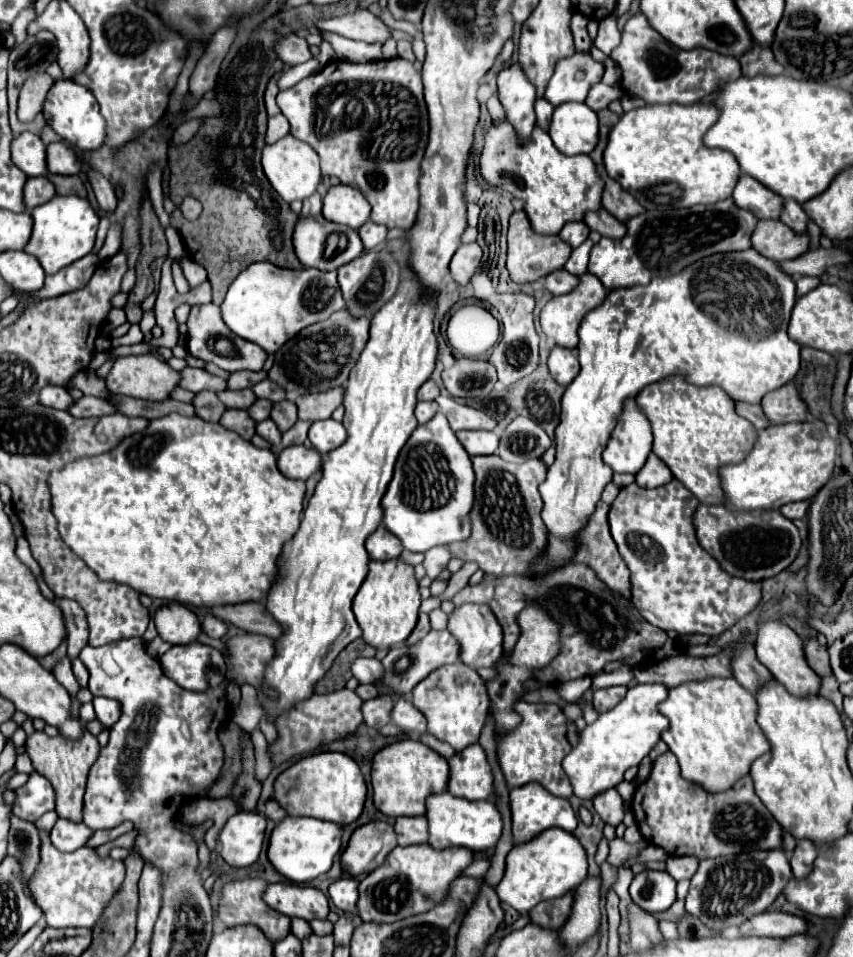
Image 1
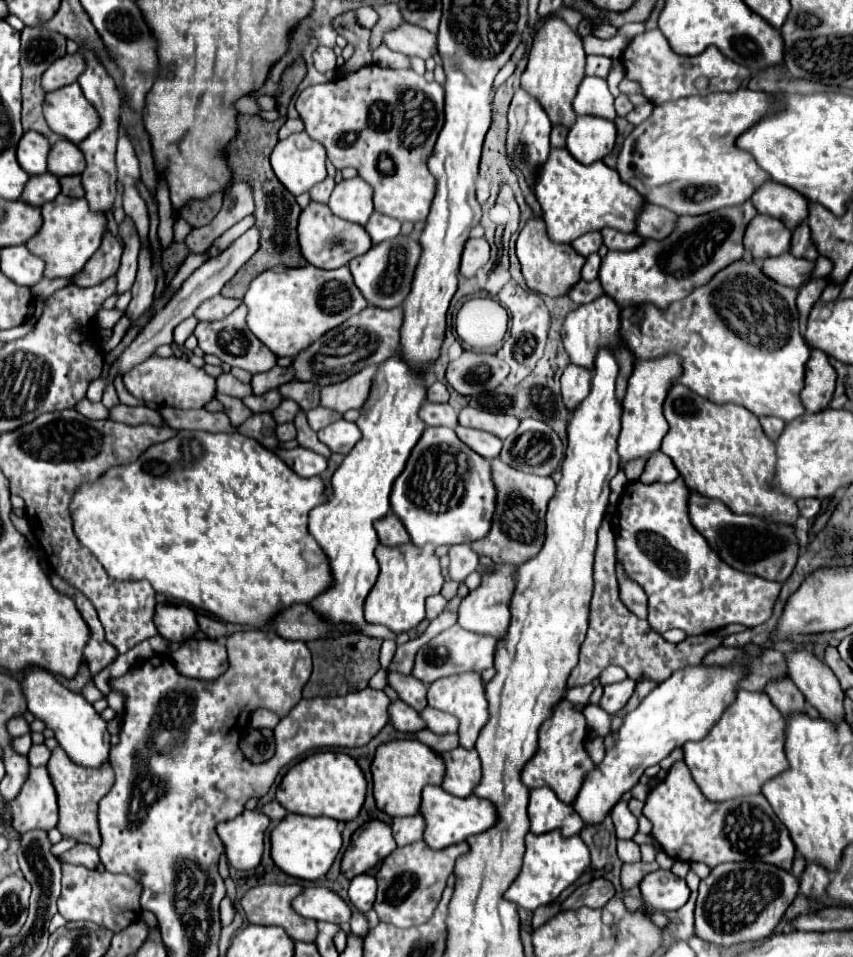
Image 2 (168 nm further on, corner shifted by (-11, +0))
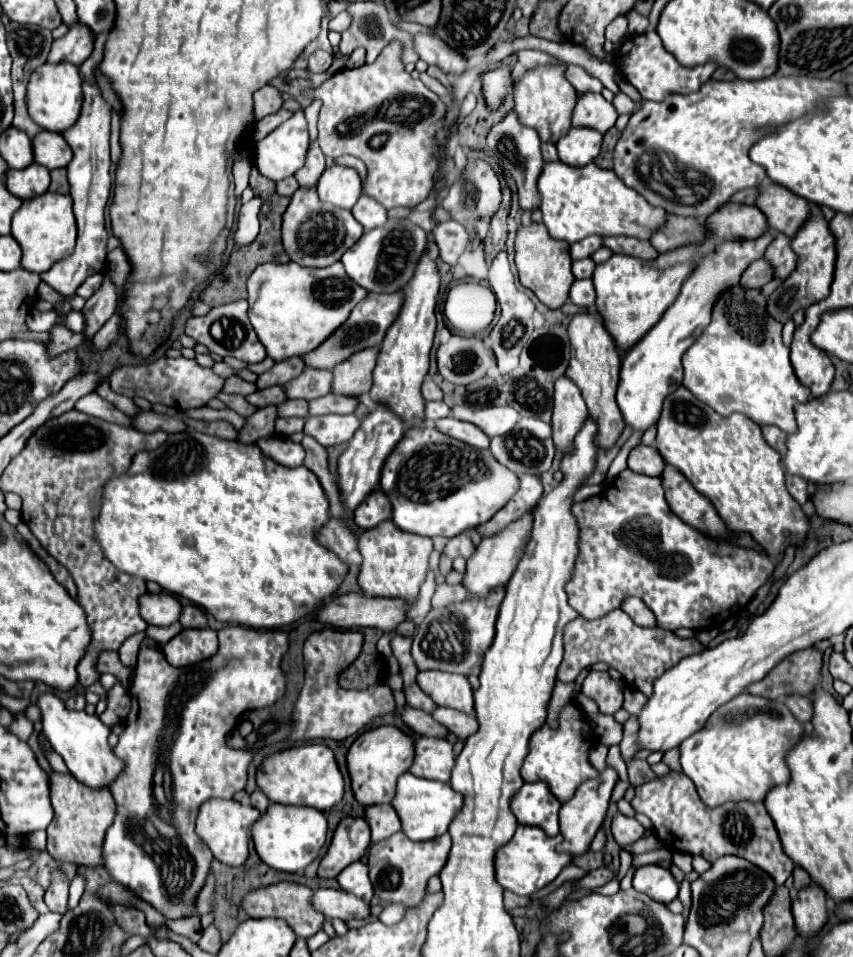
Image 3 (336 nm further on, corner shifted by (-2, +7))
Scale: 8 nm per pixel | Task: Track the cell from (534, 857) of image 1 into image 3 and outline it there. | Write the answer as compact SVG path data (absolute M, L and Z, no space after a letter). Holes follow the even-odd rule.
M518 824L514 838L500 846L494 854L494 866L496 866L496 880L502 884L502 888L520 894L520 896L530 896L534 892L538 892L540 888L544 888L546 884L550 884L564 866L568 866L572 862L570 854L566 852L558 852L556 846L560 846L562 836L546 836L546 832L542 832L542 828L534 828L534 826L526 826L526 824Z

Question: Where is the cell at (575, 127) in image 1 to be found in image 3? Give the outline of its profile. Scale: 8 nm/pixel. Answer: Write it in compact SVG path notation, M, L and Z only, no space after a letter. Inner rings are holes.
M572 128L564 138L558 140L558 156L564 164L582 168L600 154L602 134L590 128Z

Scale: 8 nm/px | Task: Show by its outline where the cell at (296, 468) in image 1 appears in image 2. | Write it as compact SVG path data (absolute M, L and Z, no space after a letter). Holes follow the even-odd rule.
M295 447L295 449L277 449L275 451L299 477L315 477L321 475L327 467L327 459L311 449Z

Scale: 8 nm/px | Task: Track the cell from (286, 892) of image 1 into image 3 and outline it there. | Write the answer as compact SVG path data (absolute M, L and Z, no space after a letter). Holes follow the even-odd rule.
M316 890L314 892L314 908L318 908L326 918L340 918L344 922L348 920L364 920L370 916L370 904L364 900L358 900L358 896L348 894L344 890Z

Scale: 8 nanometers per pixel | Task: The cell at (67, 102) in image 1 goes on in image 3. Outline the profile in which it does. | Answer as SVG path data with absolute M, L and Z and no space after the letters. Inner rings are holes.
M48 62L38 66L28 80L26 106L30 118L40 128L52 132L64 132L66 128L70 128L78 120L82 108L82 76L78 68L74 68L74 64L48 64Z

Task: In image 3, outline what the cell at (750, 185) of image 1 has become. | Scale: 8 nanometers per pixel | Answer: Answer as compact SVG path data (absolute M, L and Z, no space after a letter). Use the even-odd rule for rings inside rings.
M778 184L760 186L760 190L762 192L756 200L756 206L764 212L768 226L776 232L794 238L794 232L802 228L802 220L810 216L810 202L794 196L792 192Z

